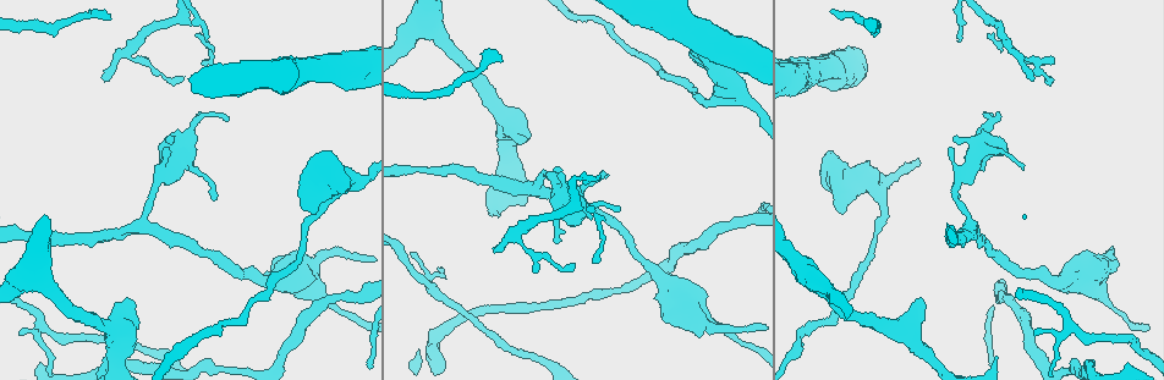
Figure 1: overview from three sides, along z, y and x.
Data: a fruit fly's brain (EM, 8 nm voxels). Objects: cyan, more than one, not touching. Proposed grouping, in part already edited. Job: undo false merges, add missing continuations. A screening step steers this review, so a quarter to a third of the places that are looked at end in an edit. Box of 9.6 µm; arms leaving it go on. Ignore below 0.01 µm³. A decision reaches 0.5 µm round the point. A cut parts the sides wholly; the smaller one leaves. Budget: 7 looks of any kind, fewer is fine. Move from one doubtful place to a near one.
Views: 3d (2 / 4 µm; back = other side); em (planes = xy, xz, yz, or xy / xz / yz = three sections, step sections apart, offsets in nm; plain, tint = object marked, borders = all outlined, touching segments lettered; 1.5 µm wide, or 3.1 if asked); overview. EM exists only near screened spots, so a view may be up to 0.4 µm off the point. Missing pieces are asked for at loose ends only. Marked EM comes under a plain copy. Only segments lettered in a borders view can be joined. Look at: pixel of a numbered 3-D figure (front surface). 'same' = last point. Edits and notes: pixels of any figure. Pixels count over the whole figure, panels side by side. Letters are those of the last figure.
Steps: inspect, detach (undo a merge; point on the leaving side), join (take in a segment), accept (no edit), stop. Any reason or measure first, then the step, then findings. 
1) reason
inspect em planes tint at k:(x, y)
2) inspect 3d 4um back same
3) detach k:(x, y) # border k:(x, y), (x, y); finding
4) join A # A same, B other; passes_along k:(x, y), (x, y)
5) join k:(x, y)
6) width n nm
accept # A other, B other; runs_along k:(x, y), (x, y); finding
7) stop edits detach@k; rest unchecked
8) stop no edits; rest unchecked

inspect em yz step 8 borders at 1:(951, 147)

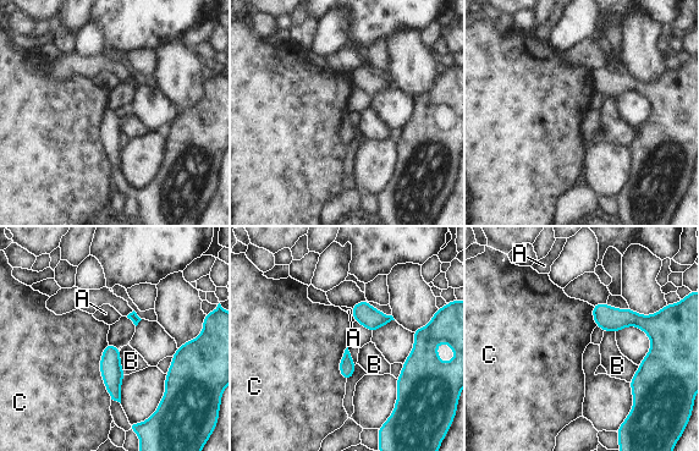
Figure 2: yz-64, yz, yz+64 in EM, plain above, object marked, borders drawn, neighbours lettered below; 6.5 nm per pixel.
longest_contact C 380 nm
accept # A other, B other, C other; no lettered segment goes on from it

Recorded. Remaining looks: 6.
branch stops here
inspect 3d 2um at 1:(1053, 56)

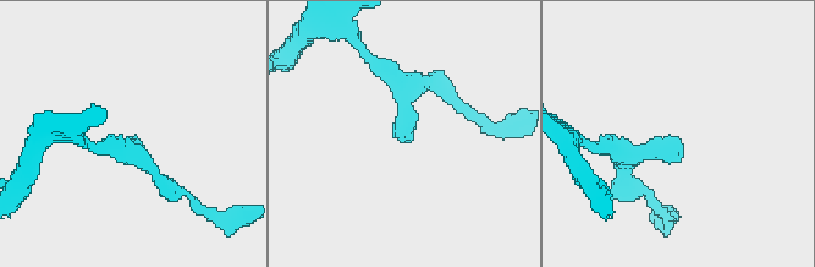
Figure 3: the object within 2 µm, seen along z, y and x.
shape alone is not enough
inspect em planes tint at 3:(678, 141)

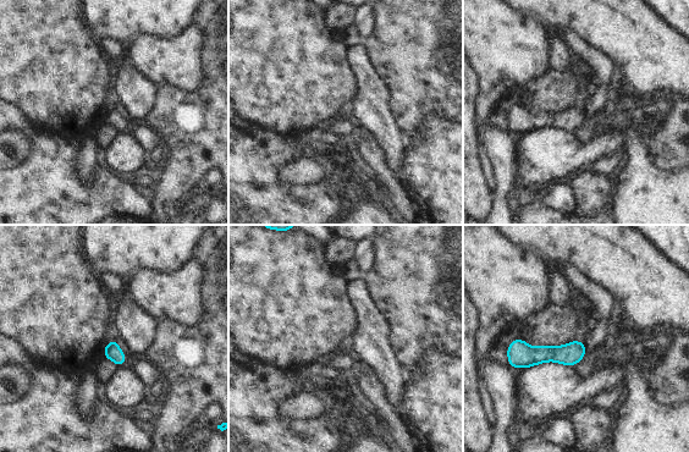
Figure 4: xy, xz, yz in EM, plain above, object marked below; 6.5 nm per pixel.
see the neighbours
inspect em planes borders same

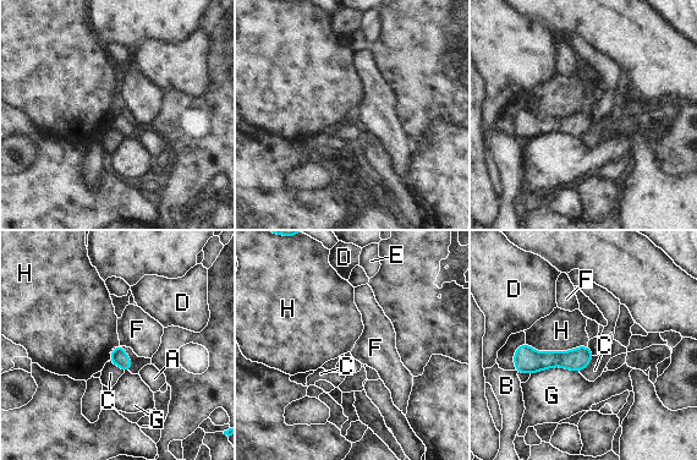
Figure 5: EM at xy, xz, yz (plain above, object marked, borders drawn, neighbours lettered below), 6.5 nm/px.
accept # A other, B other, C other, D other, E other, F other, G other, H other; runs_along 5:(588, 352), (525, 361), (517, 368); none of them fits

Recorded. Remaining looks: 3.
thin end
inspect 3d 4um at 1:(957, 41)

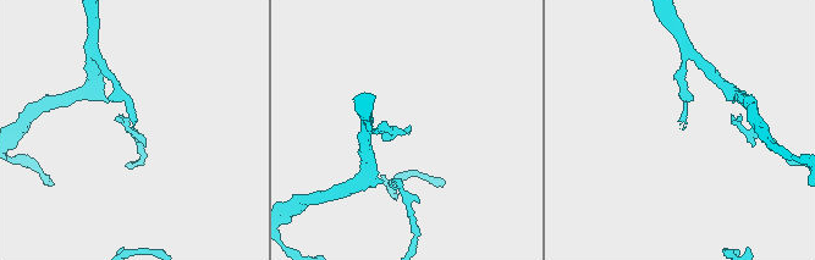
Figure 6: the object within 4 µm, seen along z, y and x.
inspect em xy step 8 tint at 6:(405, 128)

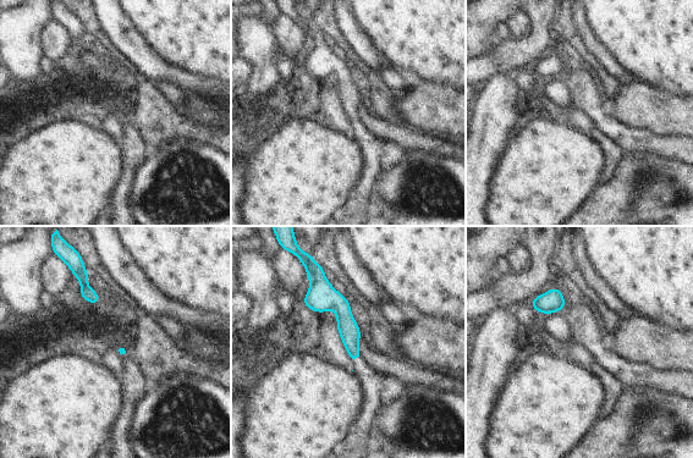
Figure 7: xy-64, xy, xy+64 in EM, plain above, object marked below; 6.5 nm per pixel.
another direction
inspect em planes borders same

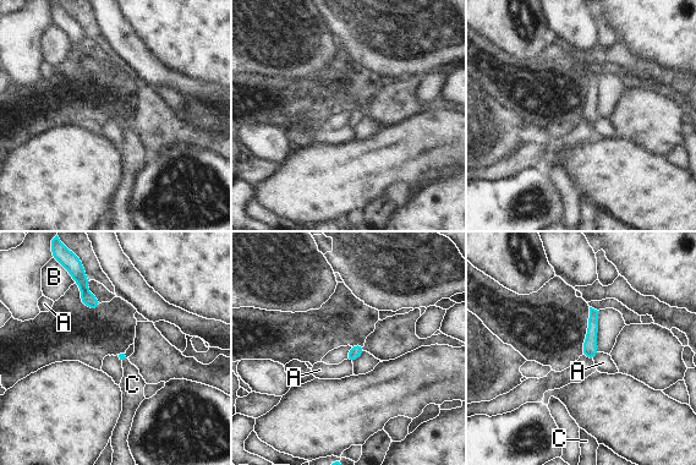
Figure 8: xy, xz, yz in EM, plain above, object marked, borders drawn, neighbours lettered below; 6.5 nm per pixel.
join C # A other, B other, C same; passes_along 8:(122, 356), (125, 361), (132, 384); it goes on there

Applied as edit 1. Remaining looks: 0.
stop edits join@8; rest unchecked

